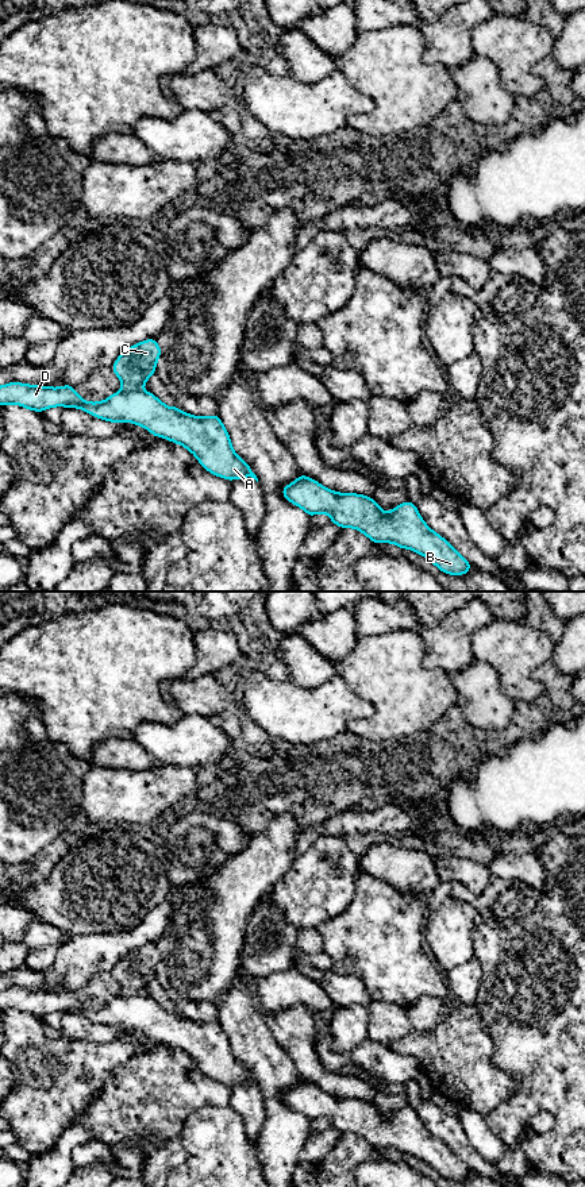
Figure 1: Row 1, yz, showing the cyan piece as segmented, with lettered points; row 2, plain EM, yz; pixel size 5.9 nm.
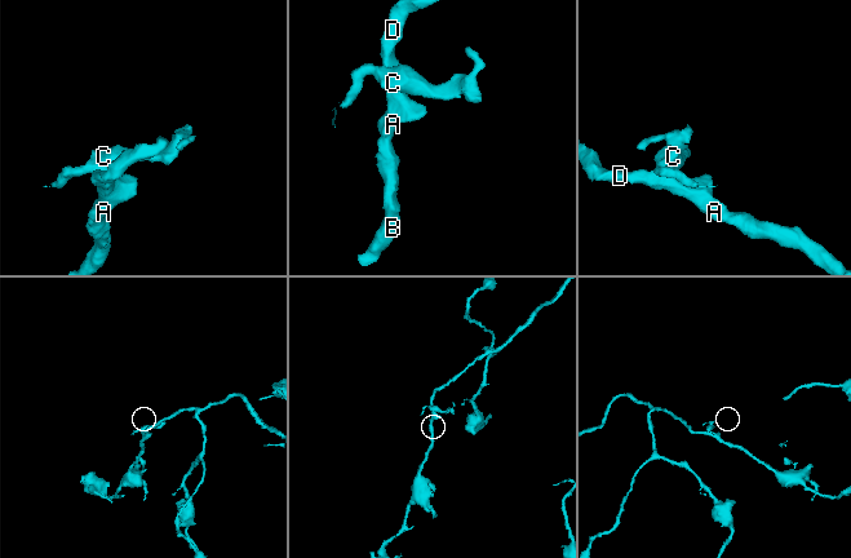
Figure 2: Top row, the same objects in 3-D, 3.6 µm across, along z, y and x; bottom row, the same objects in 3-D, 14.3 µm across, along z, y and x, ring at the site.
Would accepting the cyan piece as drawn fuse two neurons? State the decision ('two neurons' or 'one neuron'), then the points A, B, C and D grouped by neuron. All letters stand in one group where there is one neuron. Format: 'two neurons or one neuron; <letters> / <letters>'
two neurons; A B D / C

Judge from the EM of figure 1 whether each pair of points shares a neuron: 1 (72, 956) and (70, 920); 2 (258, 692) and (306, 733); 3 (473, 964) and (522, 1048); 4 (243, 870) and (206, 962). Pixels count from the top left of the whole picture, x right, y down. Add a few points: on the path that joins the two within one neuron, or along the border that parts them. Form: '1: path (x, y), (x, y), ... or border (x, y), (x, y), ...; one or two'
1: border (102, 932), (70, 937); two
2: path (270, 704), (280, 708), (293, 721); one
3: border (474, 955), (481, 968), (481, 981), (472, 1005); two
4: path (231, 893), (210, 916), (206, 939); one

